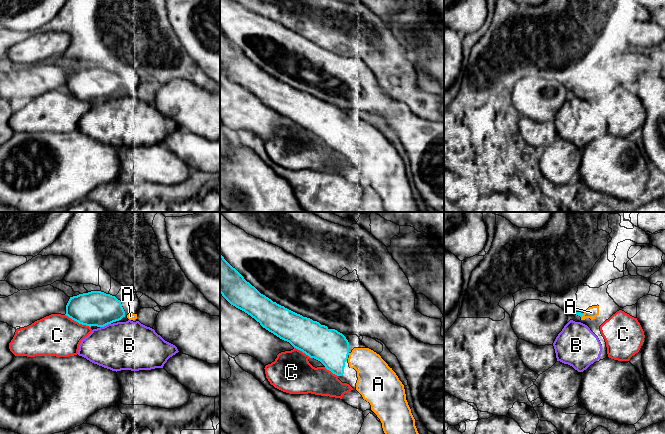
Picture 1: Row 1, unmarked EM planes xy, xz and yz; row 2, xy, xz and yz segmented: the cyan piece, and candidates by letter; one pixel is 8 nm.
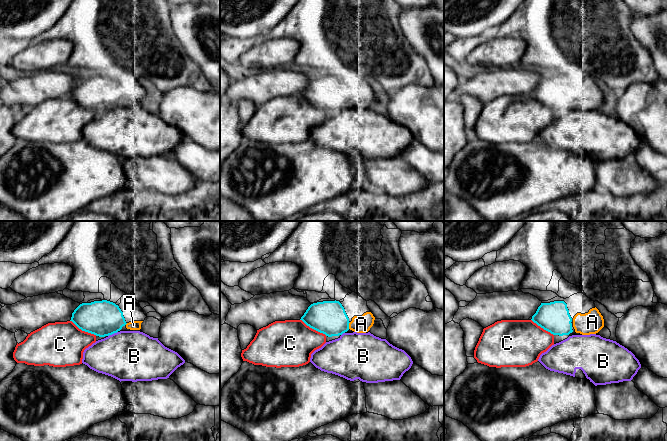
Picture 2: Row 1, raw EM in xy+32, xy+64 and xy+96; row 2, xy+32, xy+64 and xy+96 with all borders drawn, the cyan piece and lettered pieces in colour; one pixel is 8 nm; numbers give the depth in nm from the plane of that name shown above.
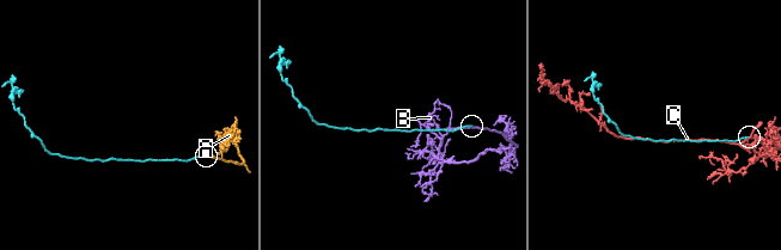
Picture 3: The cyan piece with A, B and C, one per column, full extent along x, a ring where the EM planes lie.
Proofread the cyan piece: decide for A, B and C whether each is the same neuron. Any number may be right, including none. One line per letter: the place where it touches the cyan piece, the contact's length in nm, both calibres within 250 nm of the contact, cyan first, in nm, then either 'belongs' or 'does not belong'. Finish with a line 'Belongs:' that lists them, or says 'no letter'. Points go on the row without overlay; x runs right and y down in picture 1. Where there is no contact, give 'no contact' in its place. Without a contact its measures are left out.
A: contact yz (582, 91); length 50 nm; calibres 40 and 90 nm; belongs
B: contact xy (105, 101); length 90 nm; calibres 280 and 380 nm; does not belong
C: contact xy (78, 98); length 240 nm; calibres 280 and 340 nm; does not belong
Belongs: A

